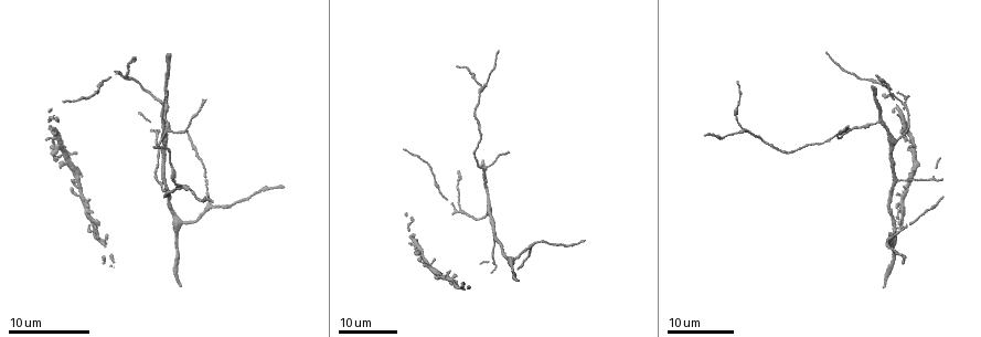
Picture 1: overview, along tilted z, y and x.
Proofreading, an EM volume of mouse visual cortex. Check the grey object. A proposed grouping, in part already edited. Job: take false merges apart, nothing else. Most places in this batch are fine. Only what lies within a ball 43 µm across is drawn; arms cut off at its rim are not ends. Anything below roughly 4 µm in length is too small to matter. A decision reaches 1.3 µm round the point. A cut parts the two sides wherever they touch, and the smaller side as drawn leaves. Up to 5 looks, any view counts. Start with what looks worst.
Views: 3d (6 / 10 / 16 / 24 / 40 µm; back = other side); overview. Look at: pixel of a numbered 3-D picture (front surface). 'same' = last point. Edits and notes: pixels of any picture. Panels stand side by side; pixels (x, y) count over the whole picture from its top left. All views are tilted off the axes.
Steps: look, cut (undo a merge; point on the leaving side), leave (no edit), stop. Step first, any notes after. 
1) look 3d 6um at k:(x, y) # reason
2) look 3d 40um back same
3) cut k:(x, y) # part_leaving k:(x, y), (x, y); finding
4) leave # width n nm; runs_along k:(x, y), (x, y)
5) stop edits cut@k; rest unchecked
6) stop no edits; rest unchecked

look 3d 16um at 1:(899, 182) # thin arm on a thick one

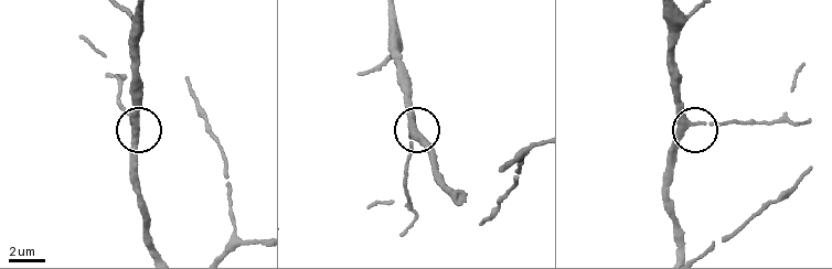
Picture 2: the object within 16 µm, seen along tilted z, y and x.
look 3d 10um at 2:(685, 124) # closer look

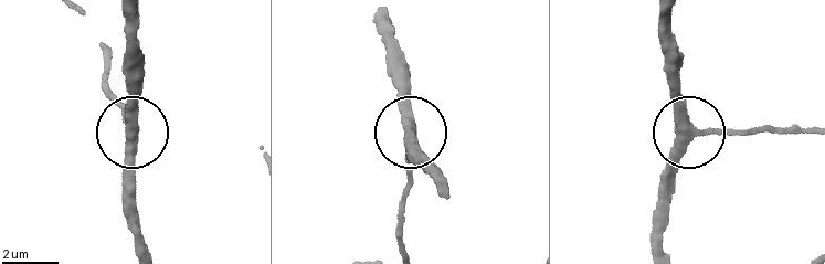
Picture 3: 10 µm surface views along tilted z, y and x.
leave # runs_along 3:(131, 13), (130, 127), (113, 94); all the same neuron

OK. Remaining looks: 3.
look 3d 16um at 1:(743, 129) # a fork

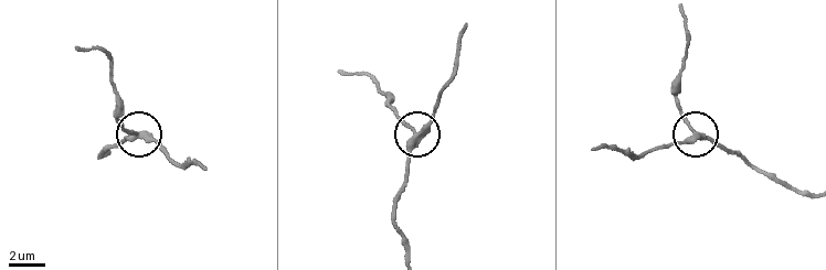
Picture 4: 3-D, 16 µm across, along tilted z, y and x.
look 3d 10um at 4:(693, 135)

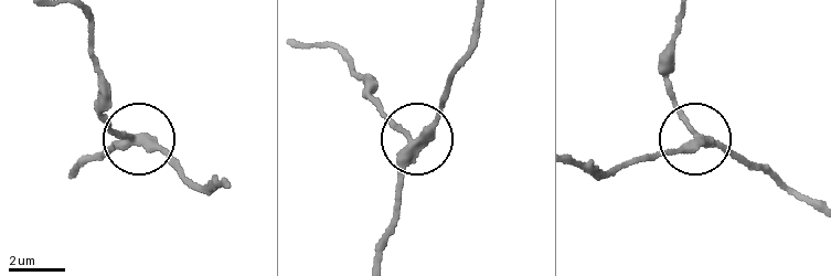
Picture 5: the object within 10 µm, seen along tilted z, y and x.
leave # width 300 nm; one neuron here

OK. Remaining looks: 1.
stop no edits; rest unchecked

